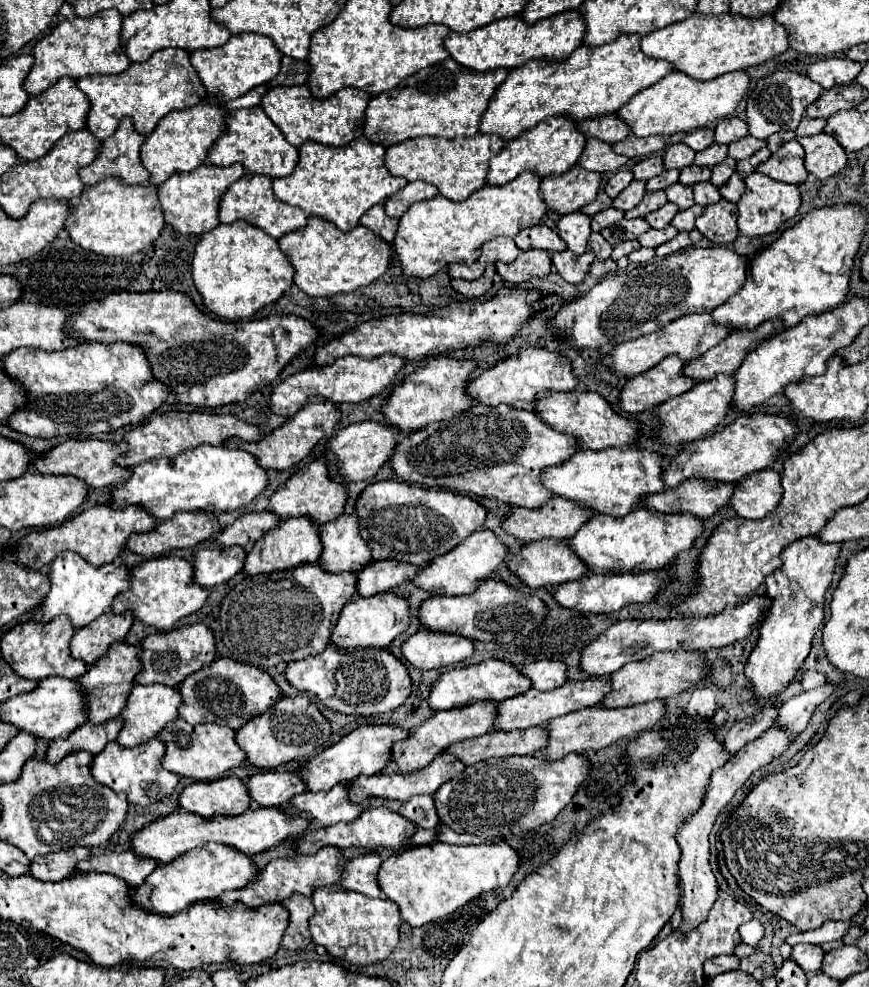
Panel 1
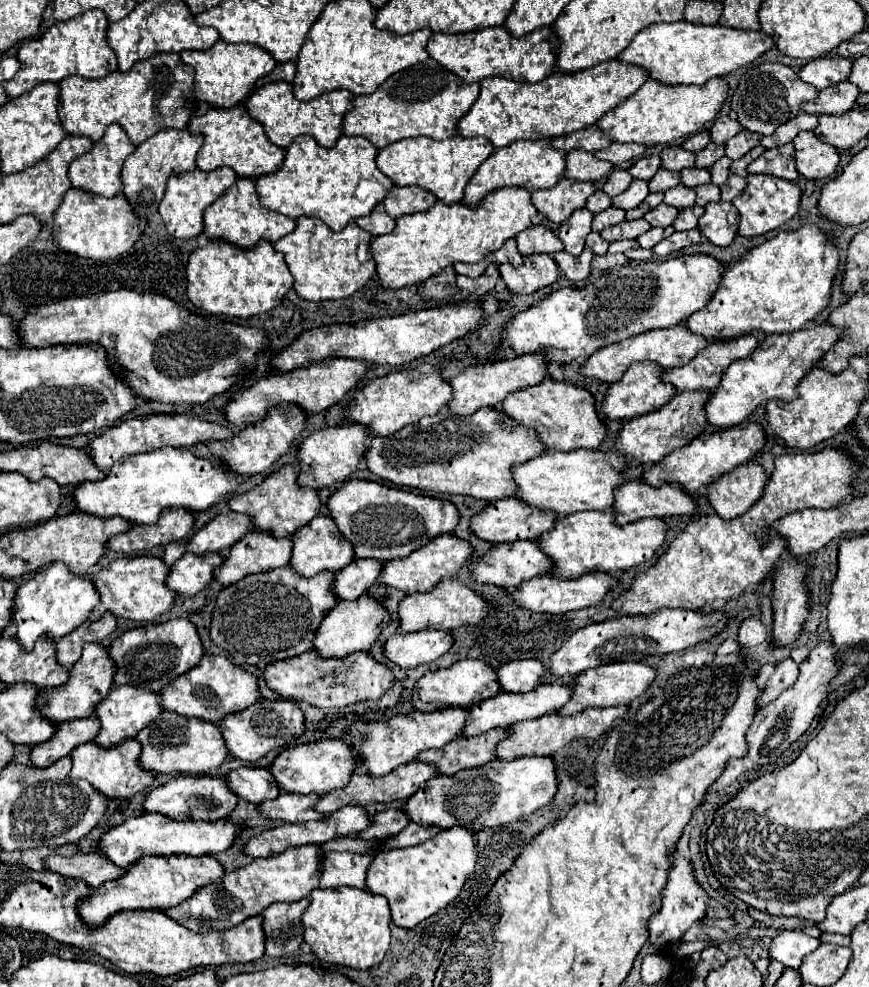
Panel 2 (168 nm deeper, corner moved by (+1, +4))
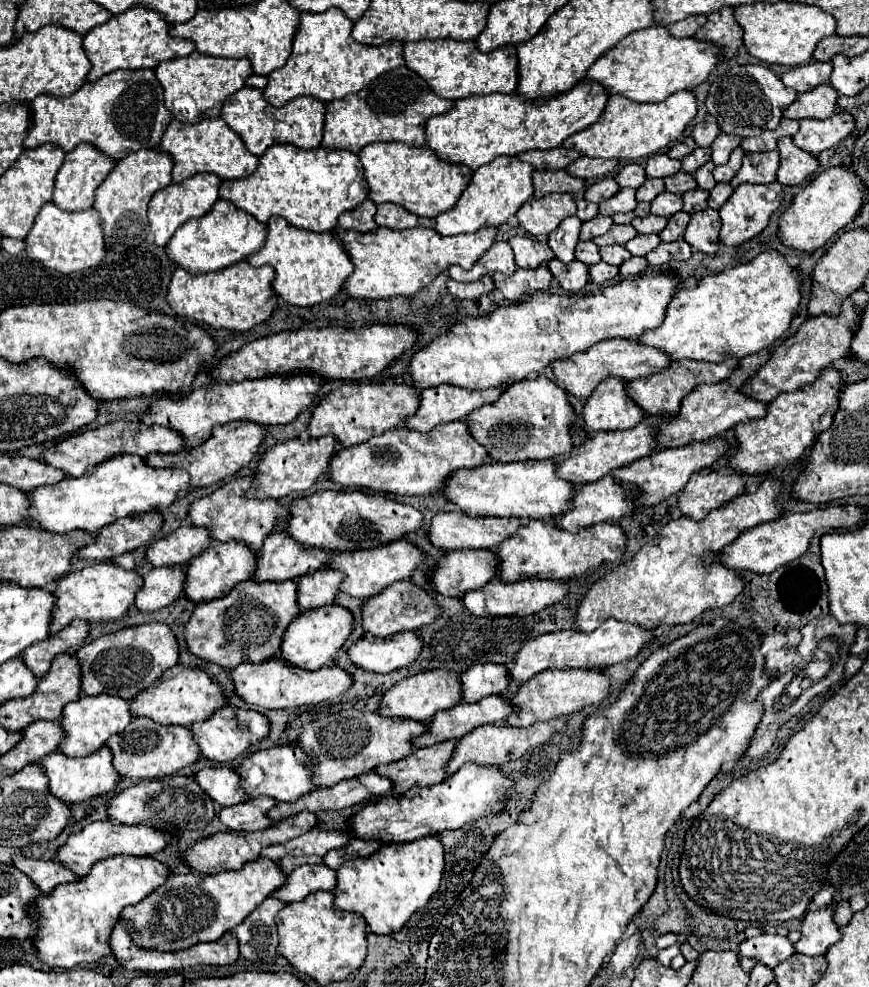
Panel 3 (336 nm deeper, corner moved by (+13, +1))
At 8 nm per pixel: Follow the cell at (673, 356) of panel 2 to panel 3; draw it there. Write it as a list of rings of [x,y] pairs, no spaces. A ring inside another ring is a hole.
[[[608,339],[602,343],[592,345],[588,351],[576,353],[570,359],[554,363],[554,375],[556,381],[570,391],[576,397],[590,397],[590,393],[596,389],[596,385],[606,377],[622,377],[626,381],[634,381],[640,377],[650,377],[654,373],[664,371],[670,365],[670,357],[650,345],[644,345],[640,341],[628,341],[628,339]]]

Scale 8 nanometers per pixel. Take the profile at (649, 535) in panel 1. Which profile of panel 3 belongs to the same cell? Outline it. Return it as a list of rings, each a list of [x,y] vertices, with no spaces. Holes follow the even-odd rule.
[[[528,521],[518,529],[518,533],[502,541],[496,549],[500,557],[500,581],[520,581],[520,579],[570,579],[586,571],[600,567],[602,563],[616,563],[624,559],[628,547],[626,531],[614,523],[598,523],[586,531],[568,533],[560,529],[554,521]]]

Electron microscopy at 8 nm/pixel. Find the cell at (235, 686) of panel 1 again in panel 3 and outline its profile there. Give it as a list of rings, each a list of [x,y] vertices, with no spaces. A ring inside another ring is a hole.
[[[176,665],[172,669],[168,669],[152,687],[140,691],[140,695],[136,695],[130,701],[132,707],[132,715],[136,717],[150,717],[162,725],[182,725],[182,727],[190,727],[198,721],[208,719],[214,711],[222,709],[228,703],[222,685],[204,669],[192,669],[186,665]]]

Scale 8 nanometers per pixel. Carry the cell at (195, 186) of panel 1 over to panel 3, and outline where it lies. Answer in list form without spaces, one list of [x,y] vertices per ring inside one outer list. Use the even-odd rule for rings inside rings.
[[[198,173],[192,175],[190,179],[184,179],[180,183],[170,183],[164,189],[158,189],[152,199],[150,199],[150,207],[148,207],[148,221],[150,221],[150,231],[154,233],[154,241],[160,247],[166,247],[168,241],[172,239],[172,235],[176,233],[176,229],[180,225],[184,225],[188,219],[192,217],[200,217],[204,215],[216,201],[218,201],[218,189],[220,189],[222,179],[214,173]]]

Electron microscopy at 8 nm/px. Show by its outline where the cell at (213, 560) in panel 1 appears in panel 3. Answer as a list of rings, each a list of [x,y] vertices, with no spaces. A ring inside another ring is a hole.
[[[154,567],[144,575],[144,587],[136,595],[136,607],[140,611],[158,611],[174,603],[186,585],[184,567]]]

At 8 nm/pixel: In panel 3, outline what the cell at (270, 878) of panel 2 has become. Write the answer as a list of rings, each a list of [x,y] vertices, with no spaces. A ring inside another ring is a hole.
[[[258,857],[246,863],[238,871],[222,871],[216,875],[172,875],[164,887],[156,889],[148,899],[138,905],[130,905],[122,911],[122,919],[128,919],[136,927],[136,943],[148,949],[180,951],[196,943],[218,941],[226,931],[242,923],[266,897],[278,891],[286,883],[286,875],[272,859]]]

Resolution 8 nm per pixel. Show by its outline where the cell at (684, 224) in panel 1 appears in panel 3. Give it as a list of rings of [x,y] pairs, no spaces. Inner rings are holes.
[[[678,211],[676,215],[672,215],[668,219],[668,225],[664,227],[664,231],[660,233],[660,239],[662,241],[676,241],[676,239],[682,239],[686,227],[688,227],[688,221],[690,221],[690,215],[686,211]]]

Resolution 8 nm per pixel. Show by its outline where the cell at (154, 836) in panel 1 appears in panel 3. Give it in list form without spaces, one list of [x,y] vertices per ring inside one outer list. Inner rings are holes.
[[[96,821],[96,823],[86,825],[80,833],[74,833],[66,841],[66,845],[58,851],[58,861],[66,869],[74,871],[76,875],[86,877],[88,871],[92,869],[92,865],[102,859],[108,859],[112,855],[154,855],[174,841],[176,841],[176,835],[156,831],[156,829],[150,829],[144,825],[120,825],[120,823],[112,823],[112,821]]]

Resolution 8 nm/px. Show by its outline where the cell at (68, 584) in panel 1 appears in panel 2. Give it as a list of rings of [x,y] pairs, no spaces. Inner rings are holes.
[[[54,562],[38,570],[30,580],[28,576],[22,576],[12,606],[12,624],[16,626],[16,640],[22,652],[30,652],[38,638],[46,636],[56,642],[58,638],[70,634],[86,622],[86,616],[98,602],[100,596],[90,576],[76,576],[62,562]]]

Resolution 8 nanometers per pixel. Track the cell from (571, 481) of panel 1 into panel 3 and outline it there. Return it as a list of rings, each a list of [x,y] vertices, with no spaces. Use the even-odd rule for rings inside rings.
[[[554,459],[544,461],[518,461],[518,463],[486,463],[476,469],[456,471],[442,495],[456,503],[470,515],[494,515],[494,517],[520,517],[520,519],[554,519],[564,515],[572,507],[572,499],[578,493],[574,483],[558,477],[558,463]]]

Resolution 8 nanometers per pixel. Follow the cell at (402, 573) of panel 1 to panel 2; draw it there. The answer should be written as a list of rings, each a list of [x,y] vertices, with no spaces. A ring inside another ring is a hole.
[[[352,560],[344,570],[336,572],[330,590],[336,600],[356,600],[358,596],[366,594],[368,588],[376,582],[382,564],[378,560]]]

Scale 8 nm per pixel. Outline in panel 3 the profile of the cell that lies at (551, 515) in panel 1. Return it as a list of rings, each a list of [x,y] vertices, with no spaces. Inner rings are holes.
[[[452,511],[452,513],[438,513],[432,519],[430,527],[430,541],[432,545],[444,549],[444,551],[454,551],[454,549],[496,549],[504,539],[510,535],[516,535],[520,527],[520,519],[516,517],[474,517],[468,515],[466,511]]]

